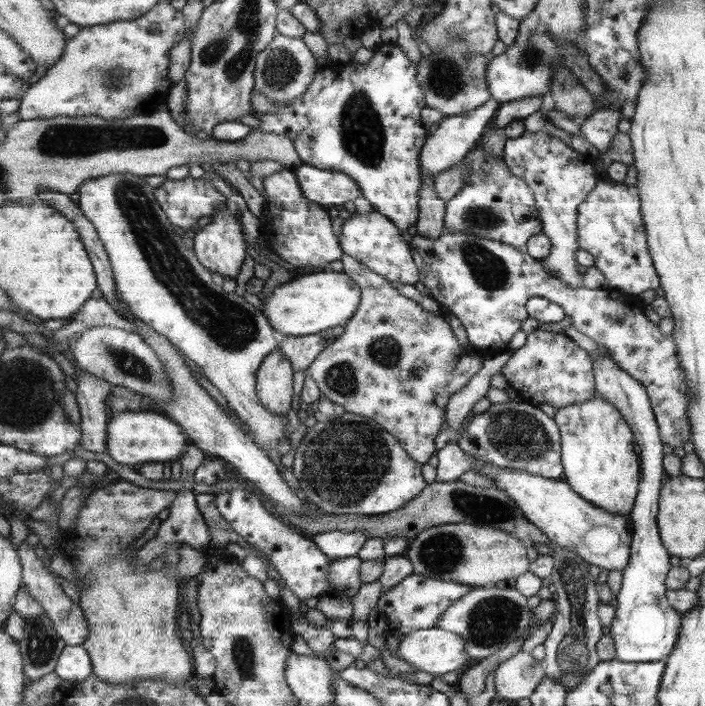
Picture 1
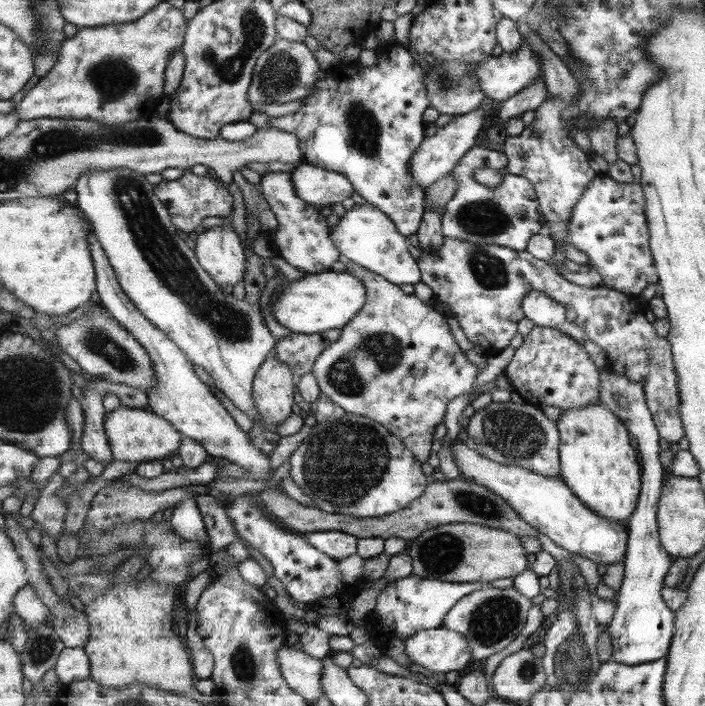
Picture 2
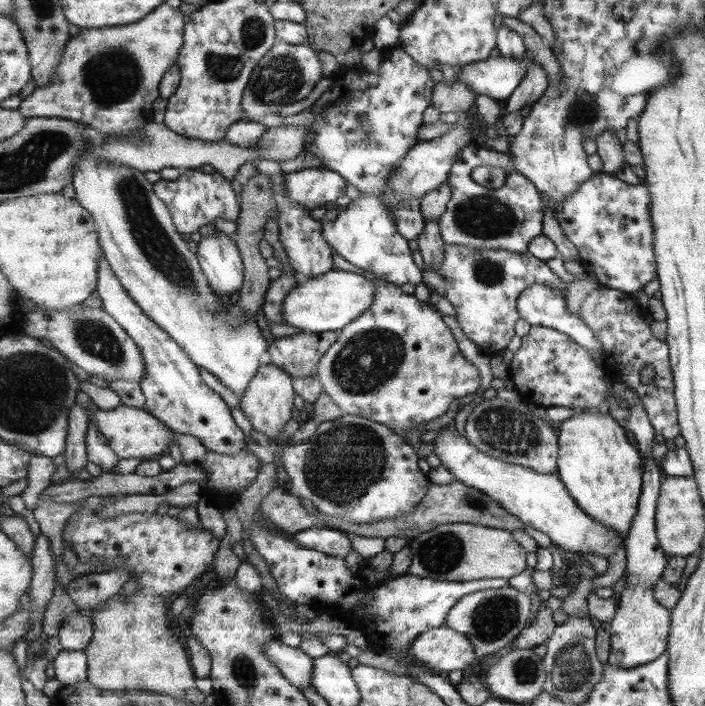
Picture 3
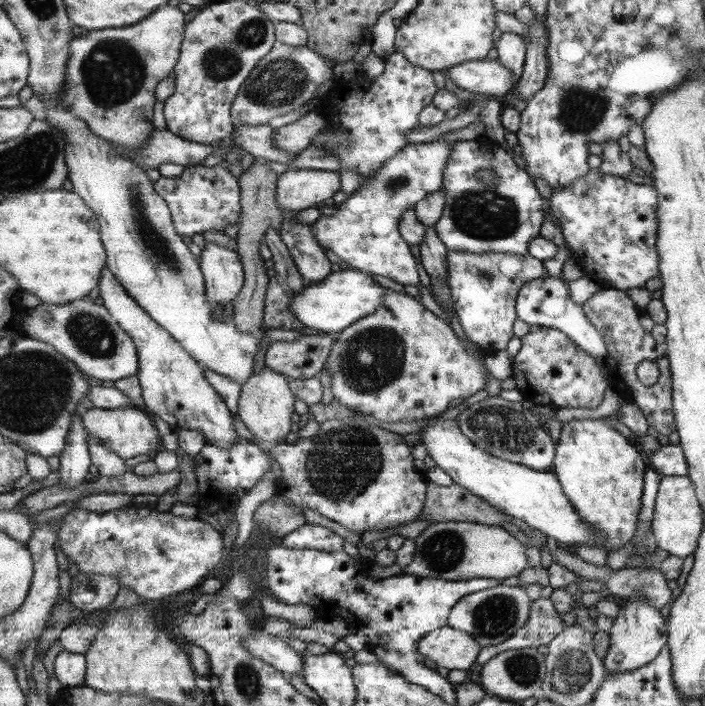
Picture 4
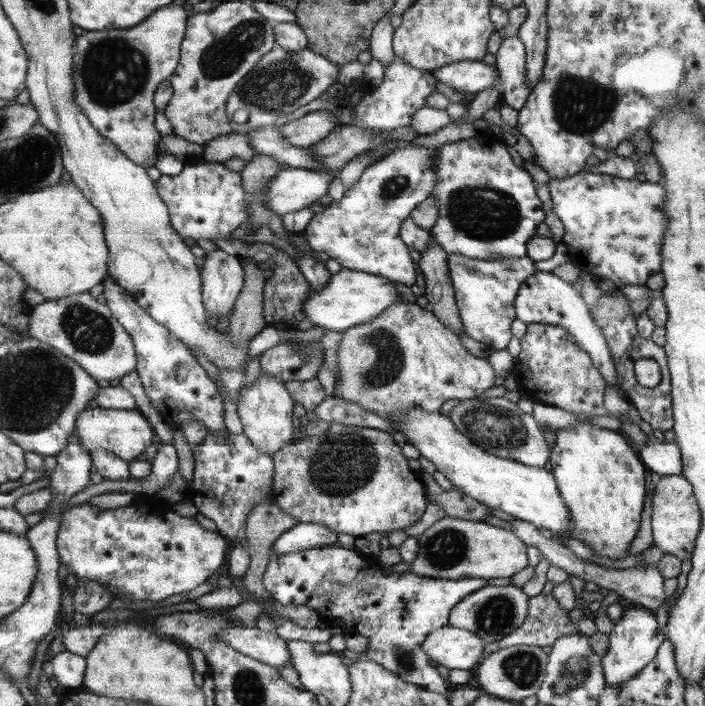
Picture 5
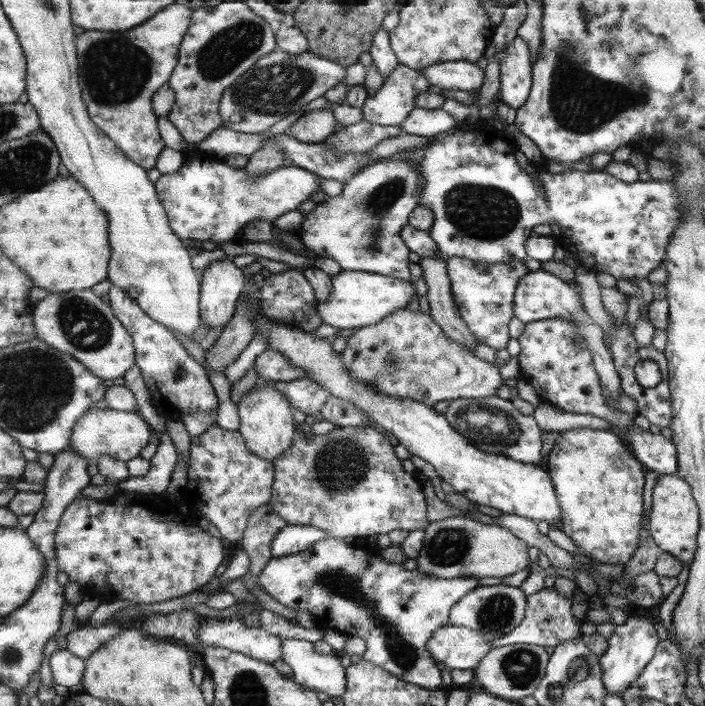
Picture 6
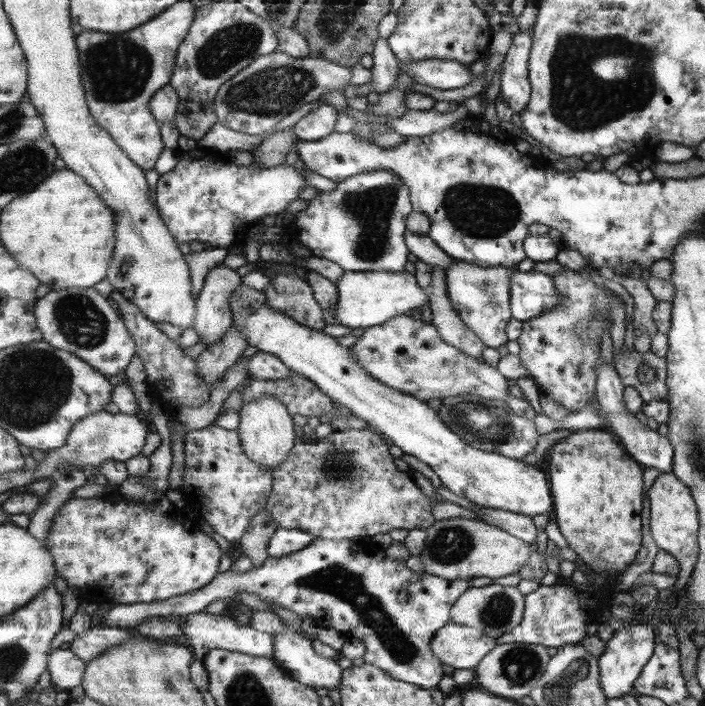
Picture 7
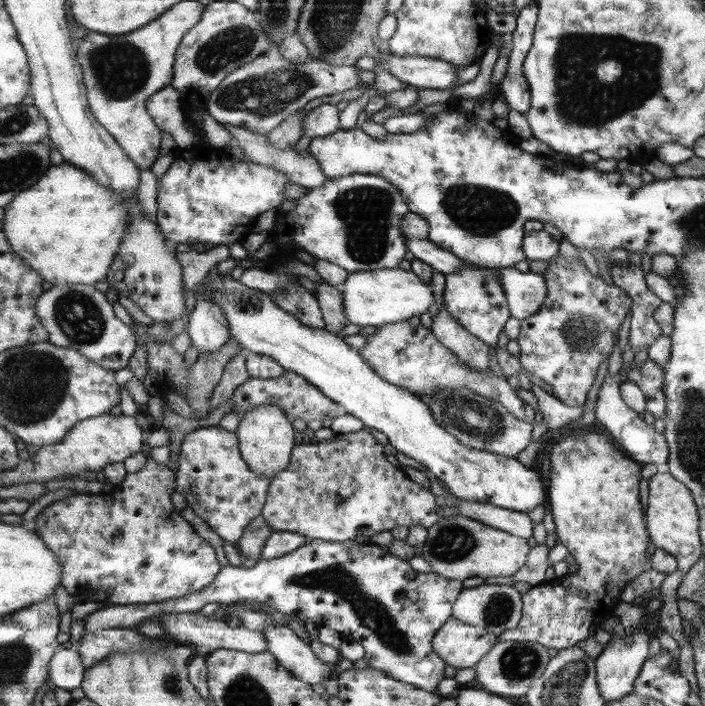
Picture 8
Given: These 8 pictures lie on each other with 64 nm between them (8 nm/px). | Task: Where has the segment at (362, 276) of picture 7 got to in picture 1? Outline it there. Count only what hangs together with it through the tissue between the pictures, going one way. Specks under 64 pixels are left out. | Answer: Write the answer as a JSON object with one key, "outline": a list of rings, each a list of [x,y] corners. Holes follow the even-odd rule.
{"outline":[[[329,269],[293,278],[273,290],[263,302],[263,313],[275,330],[285,336],[307,336],[328,328],[345,326],[358,311],[362,300],[359,284],[343,273]]]}

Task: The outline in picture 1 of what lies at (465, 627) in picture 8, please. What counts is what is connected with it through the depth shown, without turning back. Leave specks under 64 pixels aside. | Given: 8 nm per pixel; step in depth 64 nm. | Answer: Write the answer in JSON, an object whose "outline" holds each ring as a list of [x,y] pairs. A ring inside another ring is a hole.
{"outline":[[[438,626],[406,634],[399,645],[399,654],[416,670],[432,675],[454,672],[462,668],[470,656],[463,637]]]}

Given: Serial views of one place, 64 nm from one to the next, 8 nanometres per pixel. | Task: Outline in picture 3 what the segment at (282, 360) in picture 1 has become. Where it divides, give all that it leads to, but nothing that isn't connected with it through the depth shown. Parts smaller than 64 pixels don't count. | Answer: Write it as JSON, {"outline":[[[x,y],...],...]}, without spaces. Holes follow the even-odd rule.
{"outline":[[[265,359],[247,386],[247,390],[243,392],[243,397],[239,402],[240,410],[246,415],[254,430],[262,432],[273,442],[278,441],[278,434],[282,434],[282,430],[286,428],[292,416],[294,391],[292,377],[286,373],[286,370],[272,365]]]}

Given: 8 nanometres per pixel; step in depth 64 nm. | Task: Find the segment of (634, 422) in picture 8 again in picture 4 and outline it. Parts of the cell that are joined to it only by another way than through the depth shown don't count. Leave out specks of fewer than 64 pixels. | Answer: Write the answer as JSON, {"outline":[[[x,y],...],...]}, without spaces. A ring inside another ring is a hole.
{"outline":[[[538,278],[524,284],[516,300],[515,309],[518,310],[518,318],[528,325],[536,325],[546,328],[560,329],[565,332],[584,352],[595,358],[598,367],[606,372],[606,359],[608,351],[605,338],[599,330],[585,316],[583,306],[579,306],[570,298],[568,284],[558,278]],[[679,444],[660,445],[647,456],[652,468],[661,475],[686,476],[688,474],[688,463]]]}

